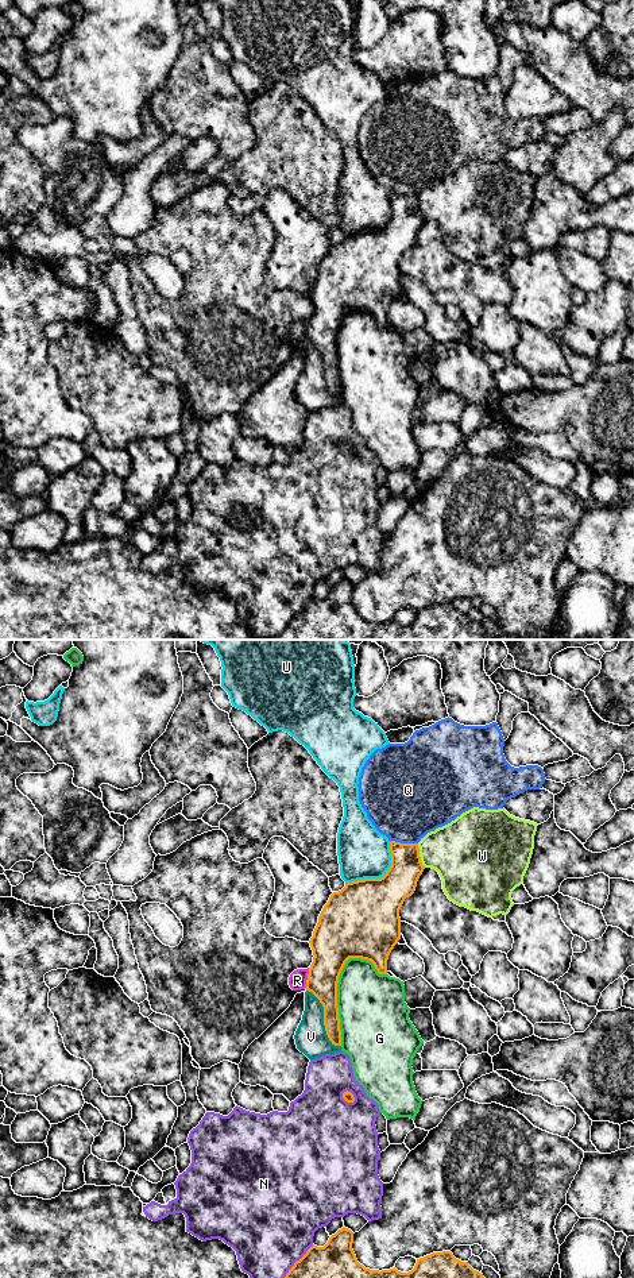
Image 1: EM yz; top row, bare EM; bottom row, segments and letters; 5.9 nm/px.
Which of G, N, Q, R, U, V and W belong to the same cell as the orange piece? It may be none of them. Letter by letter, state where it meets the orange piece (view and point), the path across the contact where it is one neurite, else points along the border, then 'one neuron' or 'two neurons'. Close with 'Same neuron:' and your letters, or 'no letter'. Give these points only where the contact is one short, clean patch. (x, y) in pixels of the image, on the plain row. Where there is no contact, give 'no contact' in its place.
G: contact yz (336, 346); two neurons
N: contact yz (290, 621); two neurons
Q: contact yz (404, 196); two neurons
R: contact yz (308, 329); border yz (309, 320), (305, 339); two neurons
U: contact yz (381, 230); two neurons
V: contact yz (324, 371); two neurons
W: contact yz (418, 208); two neurons
Same neuron: no letter

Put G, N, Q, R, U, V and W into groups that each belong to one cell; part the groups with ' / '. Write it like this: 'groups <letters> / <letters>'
groups G R / N / Q / U / V / W

